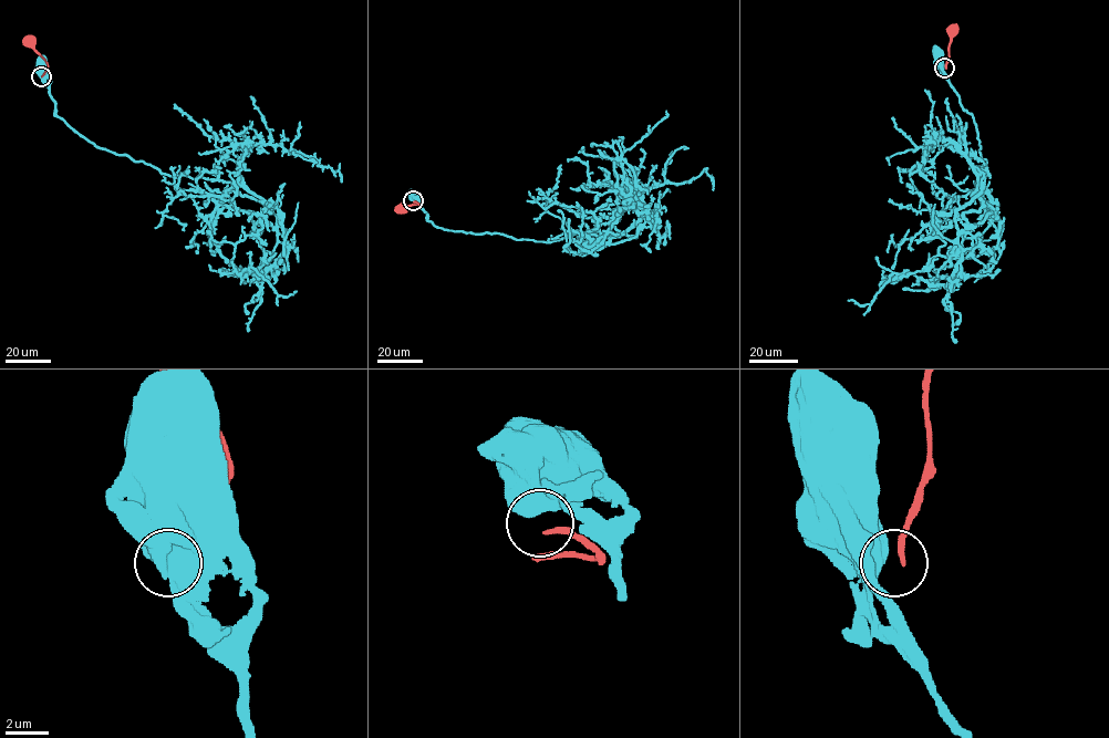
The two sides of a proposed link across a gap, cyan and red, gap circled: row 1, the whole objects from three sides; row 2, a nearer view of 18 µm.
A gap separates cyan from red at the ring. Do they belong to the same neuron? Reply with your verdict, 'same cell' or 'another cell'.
another cell

